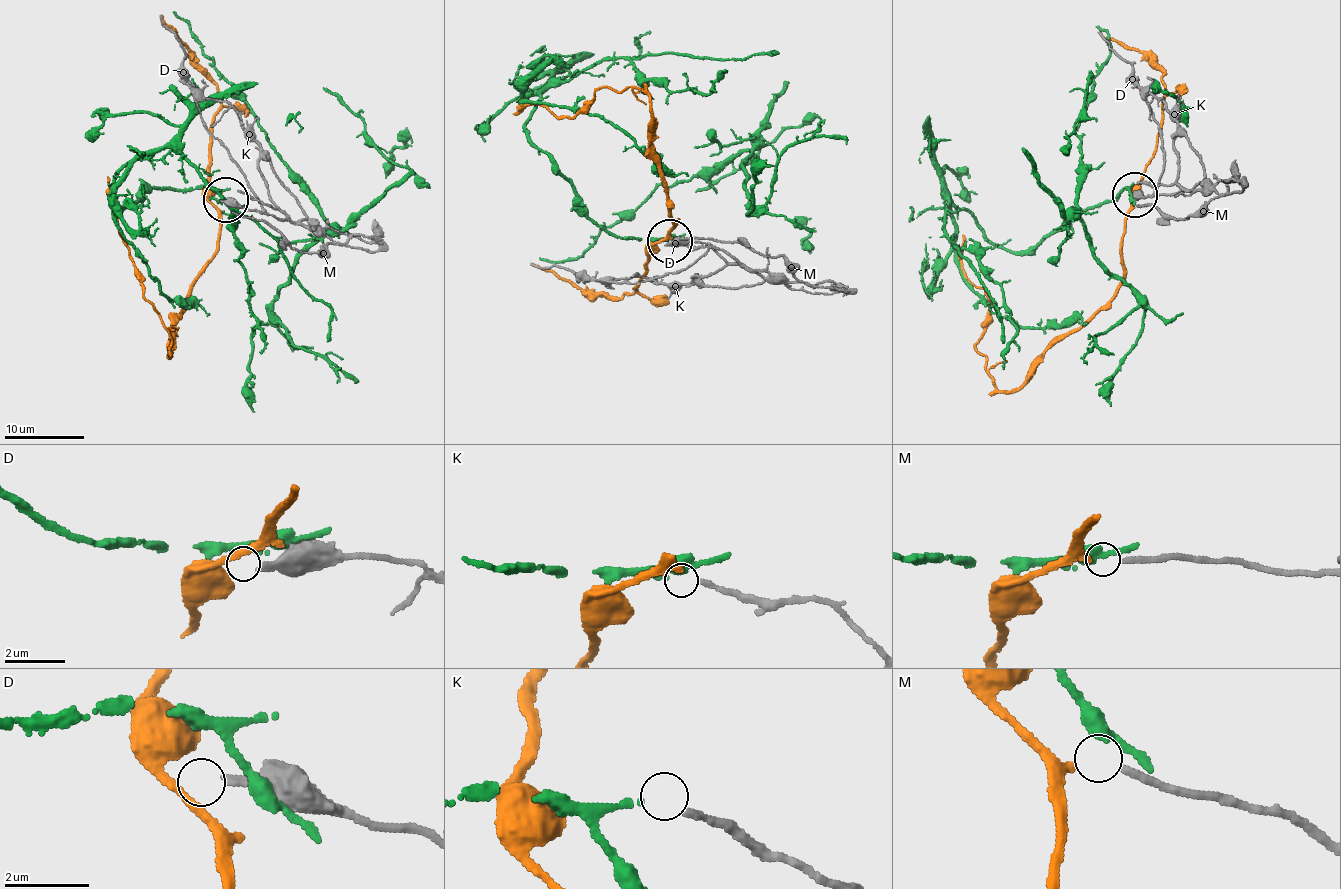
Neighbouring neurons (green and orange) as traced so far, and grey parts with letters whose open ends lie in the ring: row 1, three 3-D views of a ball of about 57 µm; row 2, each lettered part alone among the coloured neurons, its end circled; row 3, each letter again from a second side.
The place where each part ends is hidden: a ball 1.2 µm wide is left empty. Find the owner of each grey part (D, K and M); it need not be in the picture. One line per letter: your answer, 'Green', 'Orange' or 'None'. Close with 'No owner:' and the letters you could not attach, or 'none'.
D: None
K: Green
M: Orange
No owner: D

